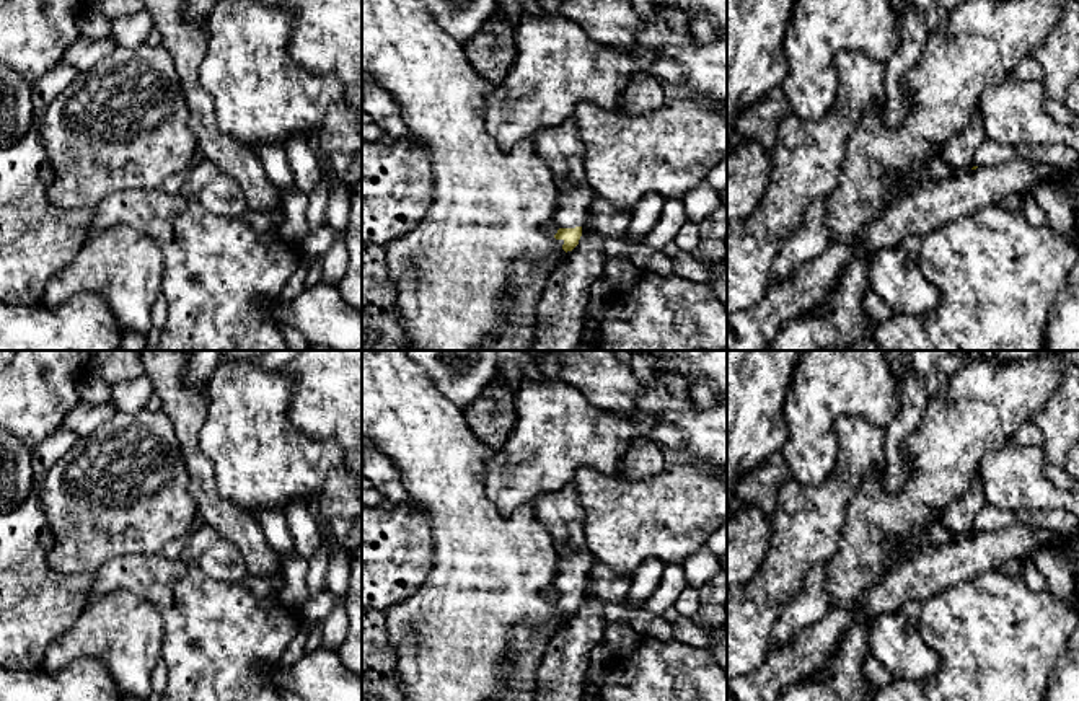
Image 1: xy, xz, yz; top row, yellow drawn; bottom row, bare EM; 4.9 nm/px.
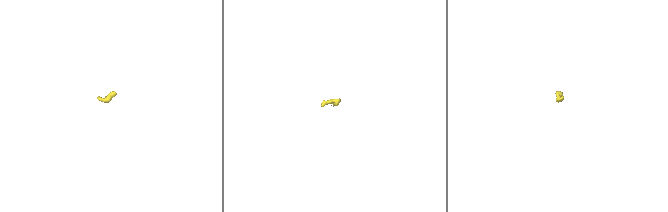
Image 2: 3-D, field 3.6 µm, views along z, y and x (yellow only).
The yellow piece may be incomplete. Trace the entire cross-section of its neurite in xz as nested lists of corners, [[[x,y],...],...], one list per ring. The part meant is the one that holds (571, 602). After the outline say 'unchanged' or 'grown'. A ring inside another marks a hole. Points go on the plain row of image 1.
[[[569,484],[556,494],[538,497],[531,504],[538,522],[549,531],[557,551],[553,587],[559,595],[554,603],[566,618],[579,610],[588,571],[597,562],[584,541],[577,499],[575,486]]]; grown

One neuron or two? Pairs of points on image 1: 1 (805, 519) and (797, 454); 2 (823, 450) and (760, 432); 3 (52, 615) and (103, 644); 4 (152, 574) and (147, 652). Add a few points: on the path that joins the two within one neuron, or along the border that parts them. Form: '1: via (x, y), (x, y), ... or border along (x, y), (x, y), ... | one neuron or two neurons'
1: border along (833, 460), (819, 484), (791, 478) | two neurons
2: border along (784, 403), (788, 442), (779, 450) | two neurons
3: border along (88, 604), (79, 618), (48, 646), (46, 654) | two neurons
4: border along (114, 590), (131, 590), (160, 613), (163, 641) | two neurons

